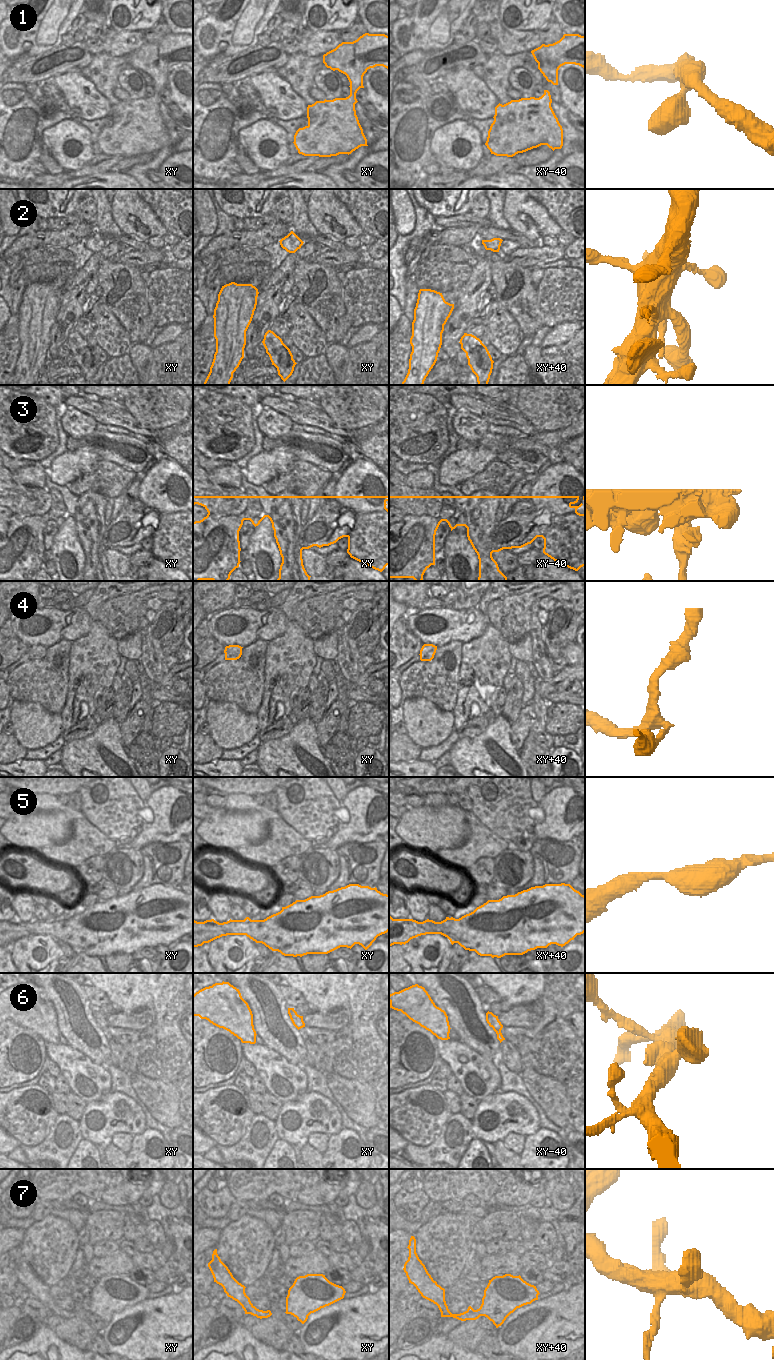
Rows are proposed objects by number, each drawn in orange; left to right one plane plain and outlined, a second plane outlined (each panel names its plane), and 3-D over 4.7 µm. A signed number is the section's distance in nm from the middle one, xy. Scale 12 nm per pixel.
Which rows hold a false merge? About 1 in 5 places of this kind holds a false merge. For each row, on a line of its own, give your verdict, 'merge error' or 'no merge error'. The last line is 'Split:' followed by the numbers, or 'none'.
1: no merge error
2: no merge error
3: merge error
4: no merge error
5: no merge error
6: no merge error
7: no merge error
Split: 3

